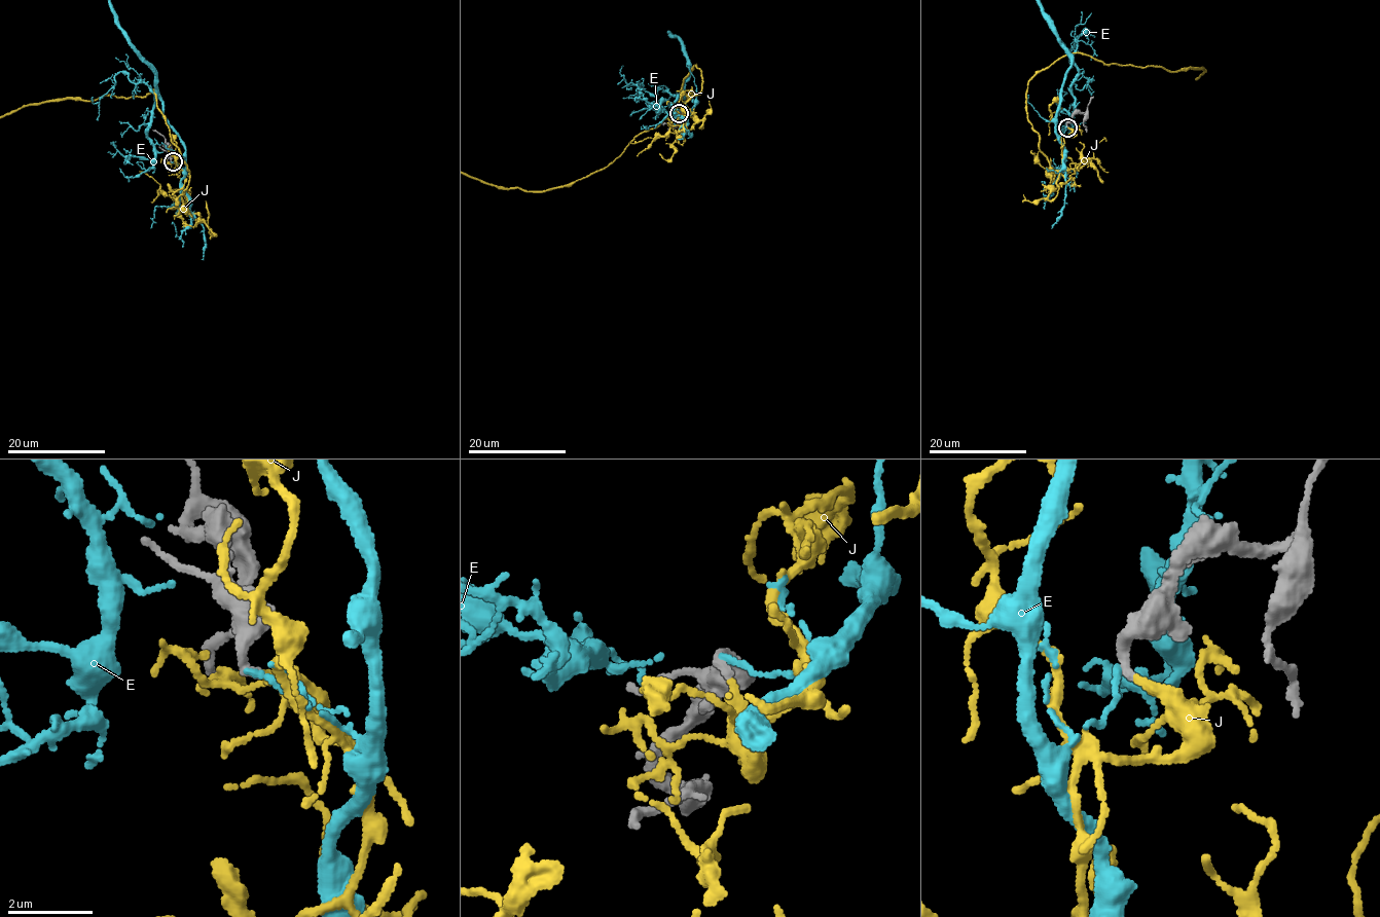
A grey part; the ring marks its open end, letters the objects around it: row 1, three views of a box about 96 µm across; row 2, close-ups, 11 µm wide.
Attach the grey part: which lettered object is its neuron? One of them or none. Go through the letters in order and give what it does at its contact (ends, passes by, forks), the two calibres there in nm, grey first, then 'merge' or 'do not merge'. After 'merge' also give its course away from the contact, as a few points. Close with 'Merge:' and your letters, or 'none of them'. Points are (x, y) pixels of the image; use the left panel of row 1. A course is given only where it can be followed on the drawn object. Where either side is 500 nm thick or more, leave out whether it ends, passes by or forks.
E: it ends there; 320 nm thick on the grey side, 110 nm on the other; do not merge
J: it ends there; 240 nm thick on the grey side, 260 nm on the other; merge
Merge: J

